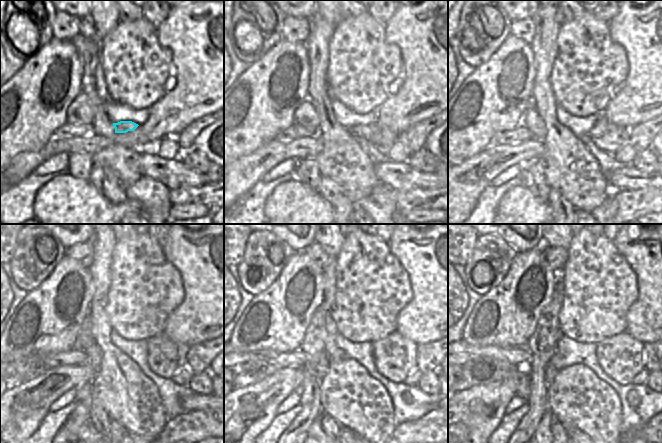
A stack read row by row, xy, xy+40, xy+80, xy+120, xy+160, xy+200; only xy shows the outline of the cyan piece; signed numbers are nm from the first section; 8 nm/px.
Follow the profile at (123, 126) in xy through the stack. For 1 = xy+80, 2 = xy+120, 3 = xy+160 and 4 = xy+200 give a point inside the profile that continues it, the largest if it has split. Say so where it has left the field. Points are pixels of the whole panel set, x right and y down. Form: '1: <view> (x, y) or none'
1: xy+80 (609, 137)
2: xy+120 (165, 357)
3: xy+160 (394, 356)
4: xy+200 (620, 357)

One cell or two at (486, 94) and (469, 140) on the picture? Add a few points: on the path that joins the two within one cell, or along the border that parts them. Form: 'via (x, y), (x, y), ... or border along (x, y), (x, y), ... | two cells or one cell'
via (484, 105), (478, 115), (478, 122), (472, 129) | one cell

